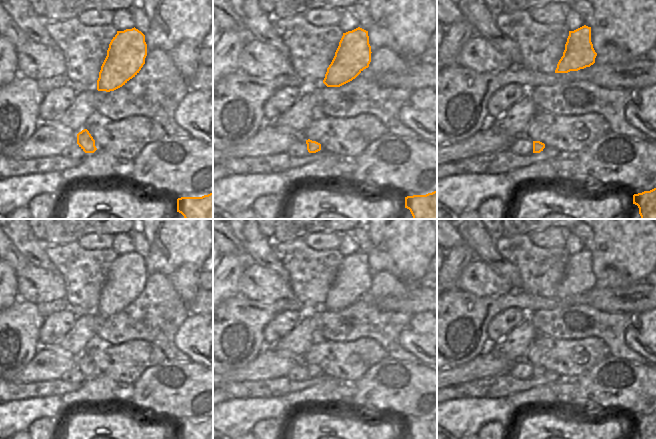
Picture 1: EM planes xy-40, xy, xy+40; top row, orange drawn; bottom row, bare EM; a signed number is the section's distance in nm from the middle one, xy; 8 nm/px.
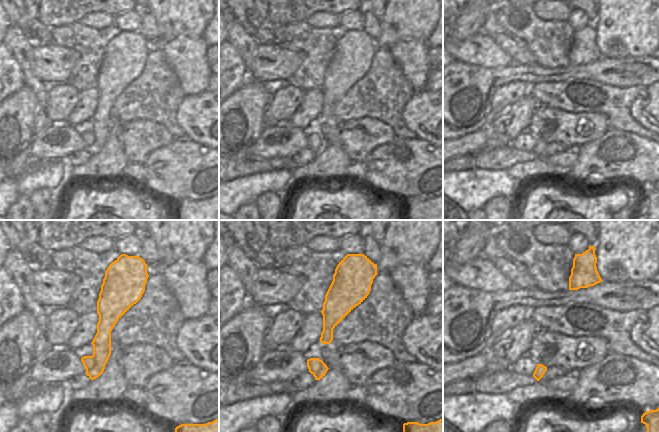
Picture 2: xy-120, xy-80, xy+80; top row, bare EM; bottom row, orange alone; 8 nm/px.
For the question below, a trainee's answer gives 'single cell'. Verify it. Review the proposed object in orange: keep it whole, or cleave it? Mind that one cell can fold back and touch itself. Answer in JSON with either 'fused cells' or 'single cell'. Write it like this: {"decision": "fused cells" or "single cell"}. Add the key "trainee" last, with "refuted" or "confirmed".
{"decision": "single cell", "trainee": "confirmed"}

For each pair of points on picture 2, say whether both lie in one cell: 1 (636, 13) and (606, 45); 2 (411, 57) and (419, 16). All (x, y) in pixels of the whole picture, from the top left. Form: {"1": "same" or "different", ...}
{"1": "same", "2": "different"}

